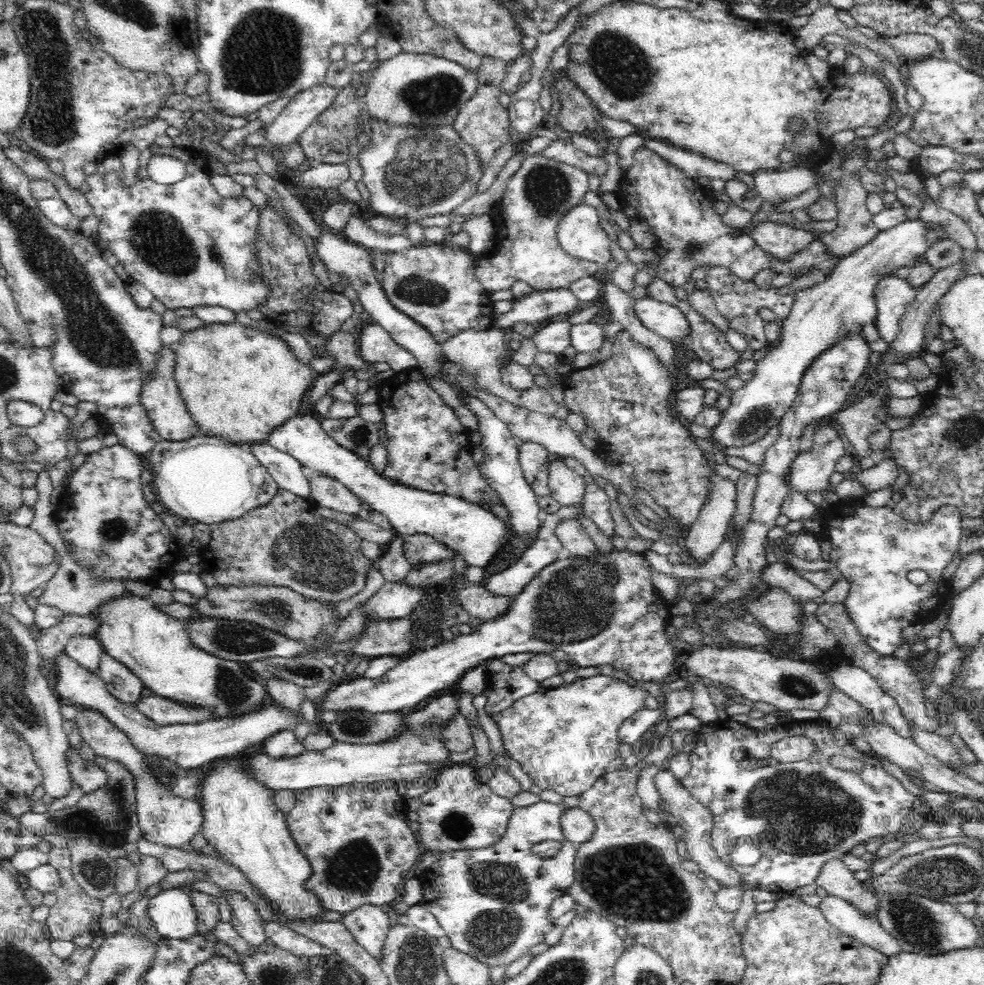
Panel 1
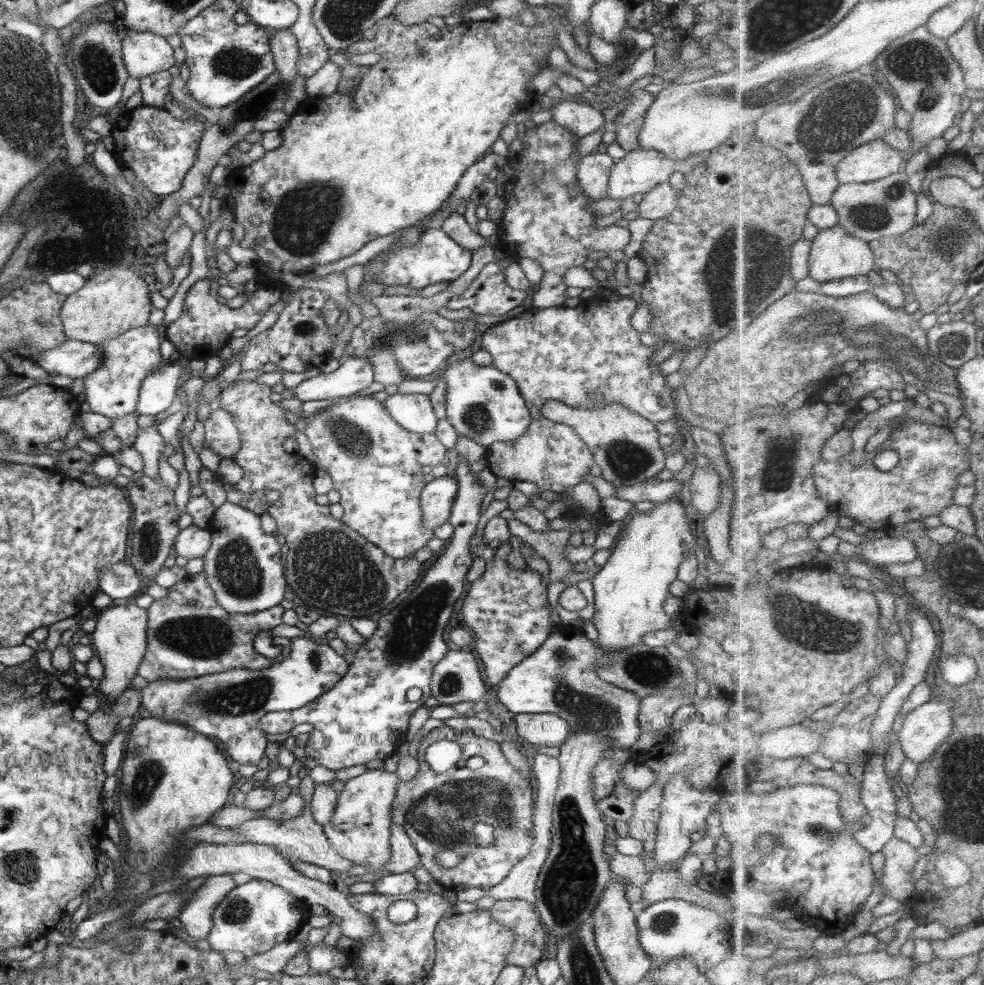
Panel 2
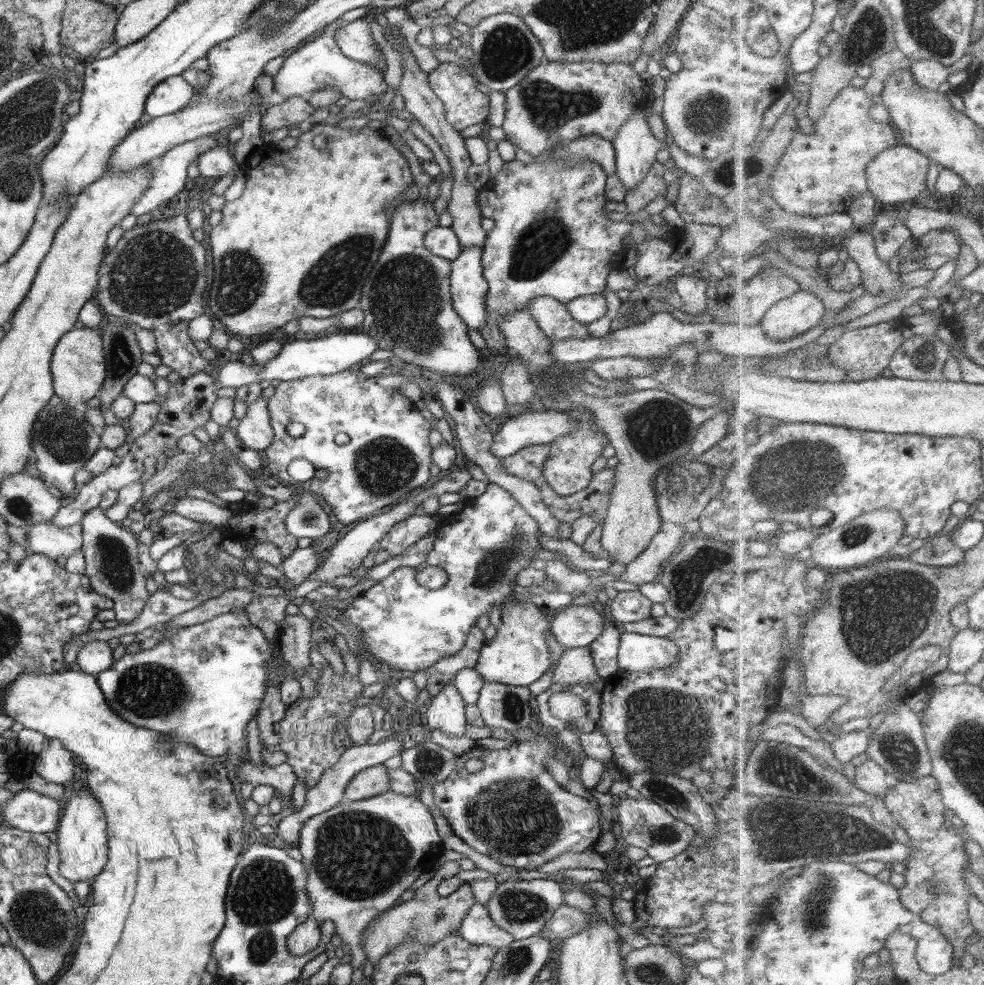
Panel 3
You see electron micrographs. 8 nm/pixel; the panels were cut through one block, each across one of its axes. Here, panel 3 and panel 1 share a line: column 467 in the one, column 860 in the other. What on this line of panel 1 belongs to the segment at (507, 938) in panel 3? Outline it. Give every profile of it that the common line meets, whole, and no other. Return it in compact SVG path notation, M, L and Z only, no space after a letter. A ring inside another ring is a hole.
M822 893L819 907L831 925L857 941L879 950L886 957L894 957L903 951L898 941L884 930L878 919L864 916L846 900Z

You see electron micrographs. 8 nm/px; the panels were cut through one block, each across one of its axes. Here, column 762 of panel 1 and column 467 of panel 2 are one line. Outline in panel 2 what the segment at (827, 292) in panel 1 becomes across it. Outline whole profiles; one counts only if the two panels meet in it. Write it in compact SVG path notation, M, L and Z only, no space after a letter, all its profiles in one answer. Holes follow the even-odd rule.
M470 357L452 359L441 380L446 385L446 419L457 430L458 436L466 436L488 448L493 442L520 438L533 422L516 381L492 364L480 366Z

